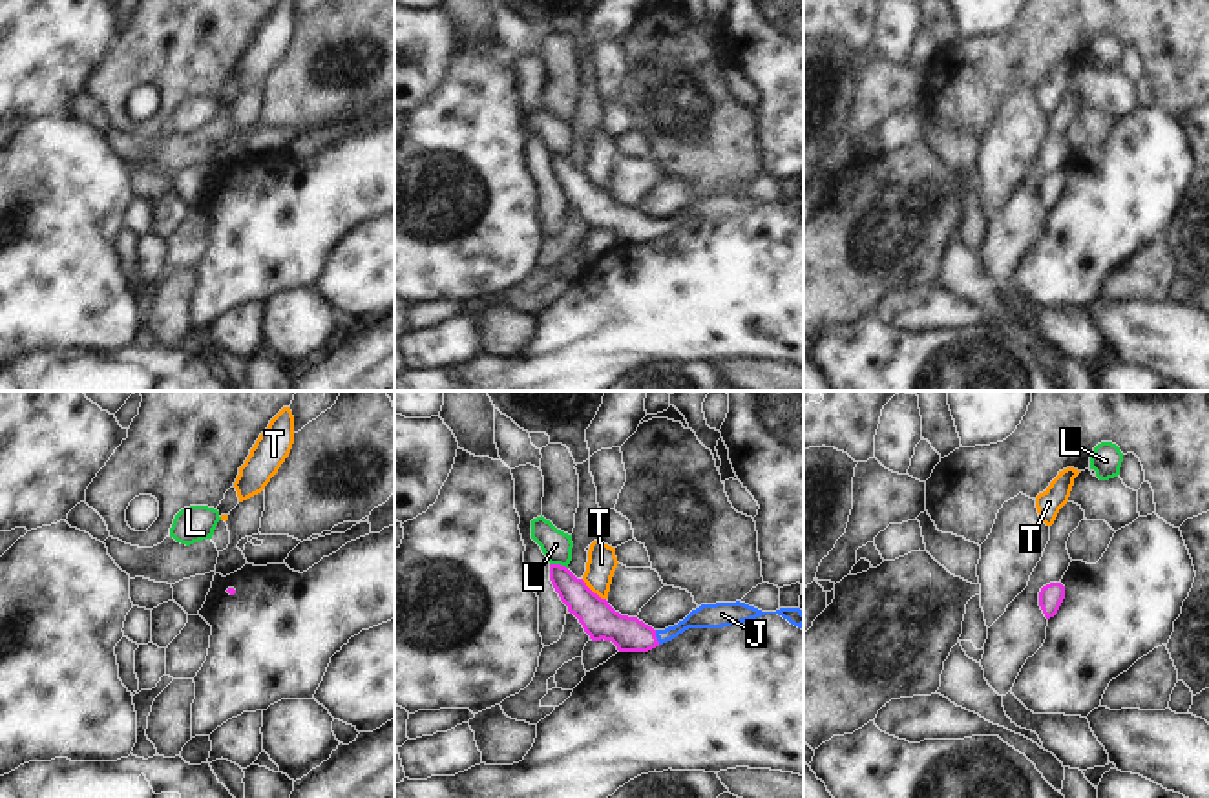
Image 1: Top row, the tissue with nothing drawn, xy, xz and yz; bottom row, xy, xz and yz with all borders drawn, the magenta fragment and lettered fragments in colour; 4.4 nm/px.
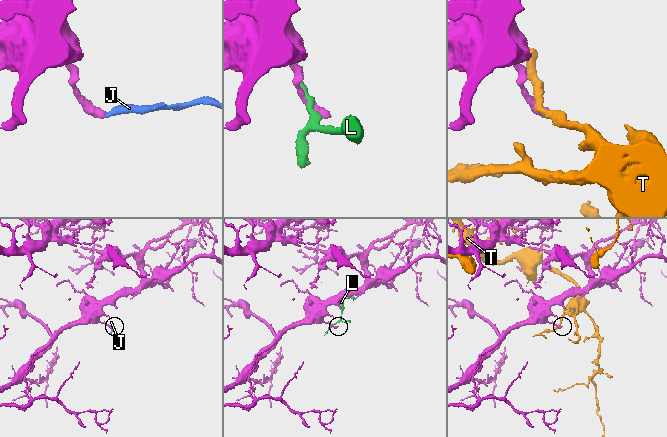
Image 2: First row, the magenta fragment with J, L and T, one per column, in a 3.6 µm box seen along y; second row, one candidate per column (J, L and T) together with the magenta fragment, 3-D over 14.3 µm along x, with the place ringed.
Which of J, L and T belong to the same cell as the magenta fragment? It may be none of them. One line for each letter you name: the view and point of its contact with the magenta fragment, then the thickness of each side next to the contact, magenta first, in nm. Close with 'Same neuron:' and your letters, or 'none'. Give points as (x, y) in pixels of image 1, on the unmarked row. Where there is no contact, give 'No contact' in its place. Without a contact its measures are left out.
J: Touches magenta at xz (656, 229). Thickness 160 nm (magenta) against 110 nm
Same neuron: J

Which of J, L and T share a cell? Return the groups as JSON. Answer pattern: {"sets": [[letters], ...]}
{"sets": [["J"], ["L"], ["T"]]}

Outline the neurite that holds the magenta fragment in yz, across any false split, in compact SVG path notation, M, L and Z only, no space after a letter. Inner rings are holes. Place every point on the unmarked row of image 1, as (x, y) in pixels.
M1050 173L1039 183L1039 197L1046 210L1054 208L1065 190L1065 177L1061 173Z

